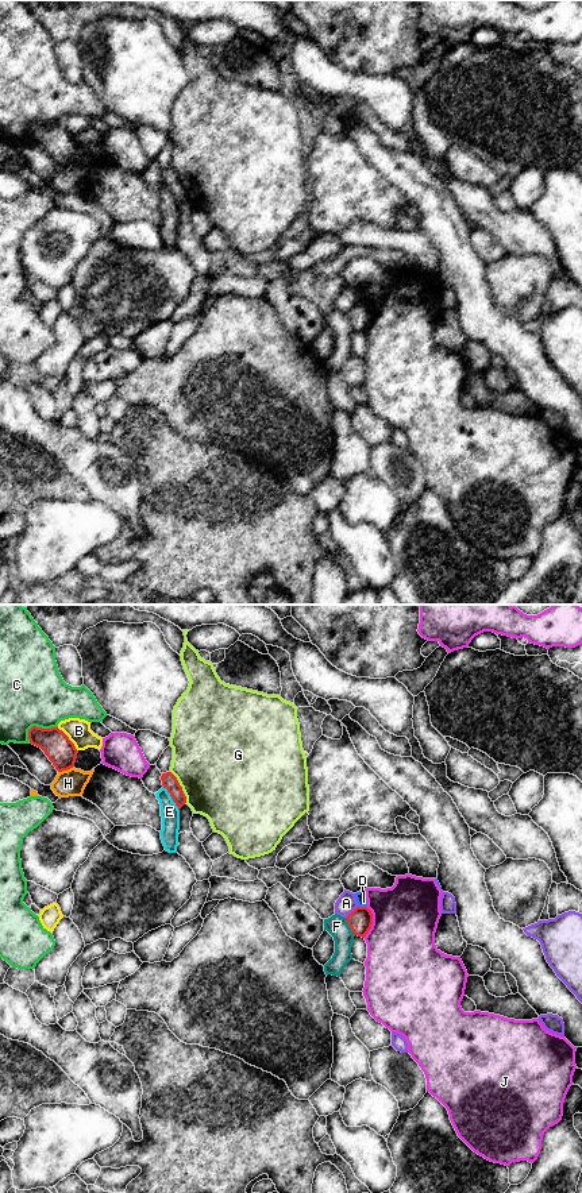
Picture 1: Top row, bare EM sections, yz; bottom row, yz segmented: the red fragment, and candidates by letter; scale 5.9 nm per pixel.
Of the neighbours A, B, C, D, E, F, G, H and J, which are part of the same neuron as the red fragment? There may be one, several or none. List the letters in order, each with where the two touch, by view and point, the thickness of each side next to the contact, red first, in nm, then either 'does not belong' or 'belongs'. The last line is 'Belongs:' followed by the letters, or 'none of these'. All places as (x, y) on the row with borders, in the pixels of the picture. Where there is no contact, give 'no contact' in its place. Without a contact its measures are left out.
A: meets red in yz at (351, 912); 140 nm thick on the red side, 110 nm on the other; does not belong
B: meets red in yz at (68, 738); 170 nm thick on the red side, 140 nm on the other; does not belong
C: meets red in yz at (38, 728); 170 nm thick on the red side, 400 nm on the other; does not belong
D: meets red in yz at (362, 907); 140 nm thick on the red side, 60 nm on the other; does not belong
E: meets red in yz at (172, 798); 90 nm thick on the red side, 110 nm on the other; does not belong
F: meets red in yz at (350, 927); 140 nm thick on the red side, 120 nm on the other; does not belong
G: meets red in yz at (181, 787); 90 nm thick on the red side, 500 nm on the other; does not belong
H: meets red in yz at (65, 769); 170 nm thick on the red side, 160 nm on the other; does not belong
J: meets red in yz at (372, 922); 140 nm thick on the red side, 420 nm on the other; does not belong
Belongs: none of these

